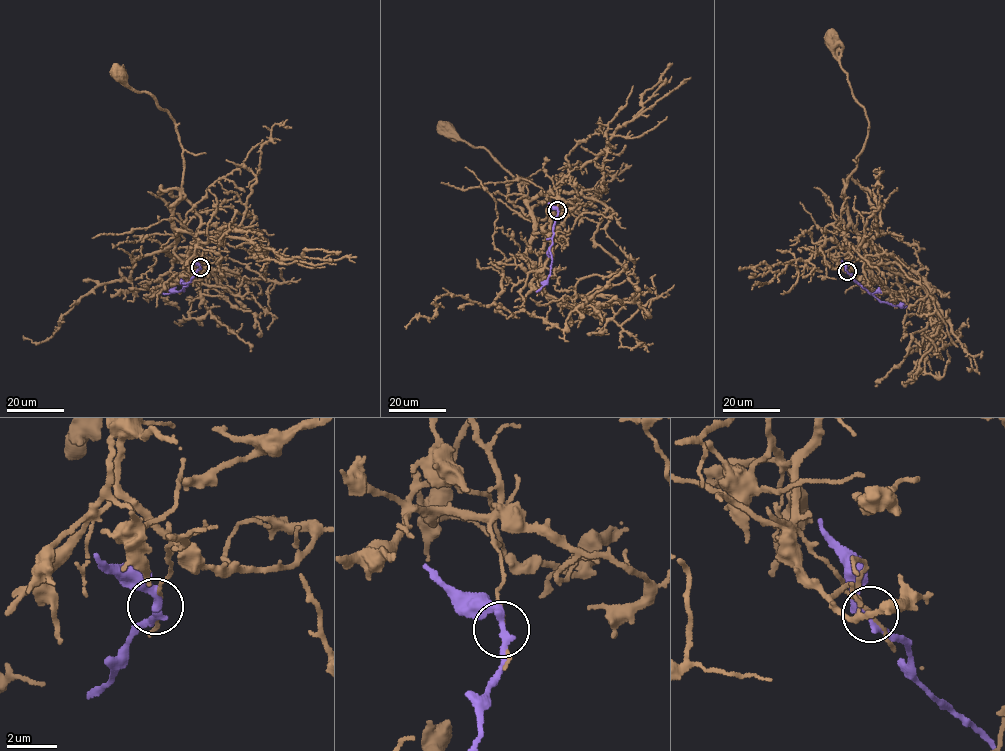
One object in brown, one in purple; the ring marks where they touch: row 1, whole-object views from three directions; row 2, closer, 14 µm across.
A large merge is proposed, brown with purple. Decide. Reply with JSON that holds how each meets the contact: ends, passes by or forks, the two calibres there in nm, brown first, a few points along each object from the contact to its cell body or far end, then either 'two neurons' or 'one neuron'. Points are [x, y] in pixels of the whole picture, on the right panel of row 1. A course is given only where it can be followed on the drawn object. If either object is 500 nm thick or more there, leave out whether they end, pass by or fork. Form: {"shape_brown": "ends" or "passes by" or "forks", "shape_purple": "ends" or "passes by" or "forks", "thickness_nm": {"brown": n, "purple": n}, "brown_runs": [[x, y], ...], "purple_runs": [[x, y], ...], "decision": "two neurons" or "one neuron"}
{"shape_brown": "passes by", "shape_purple": "passes by", "thickness_nm": {"brown": 100, "purple": 280}, "brown_runs": [[847, 271], [838, 255], [848, 223], [842, 189], [856, 168], [869, 124], [833, 53], [832, 40]], "purple_runs": [[847, 271], [853, 281], [881, 301], [907, 306]], "decision": "two neurons"}

